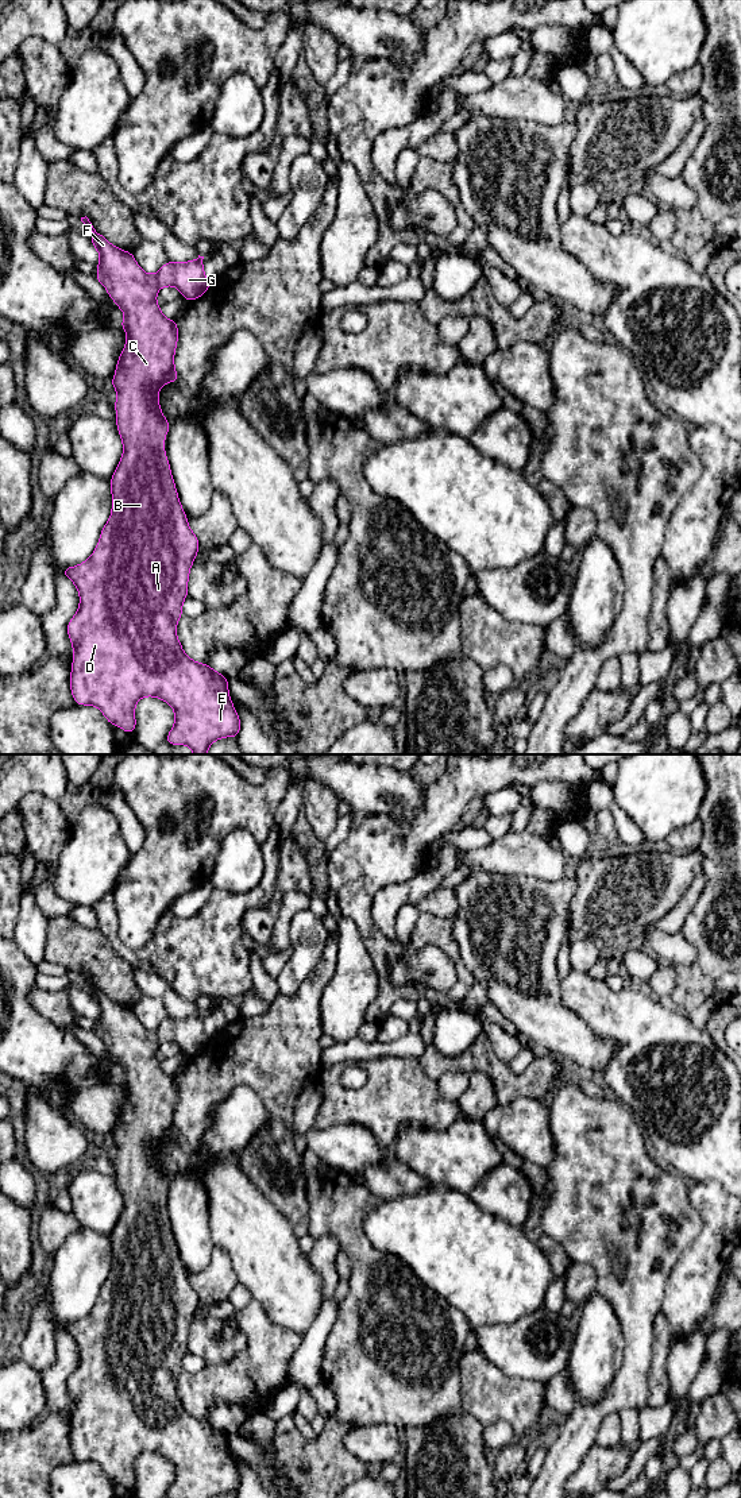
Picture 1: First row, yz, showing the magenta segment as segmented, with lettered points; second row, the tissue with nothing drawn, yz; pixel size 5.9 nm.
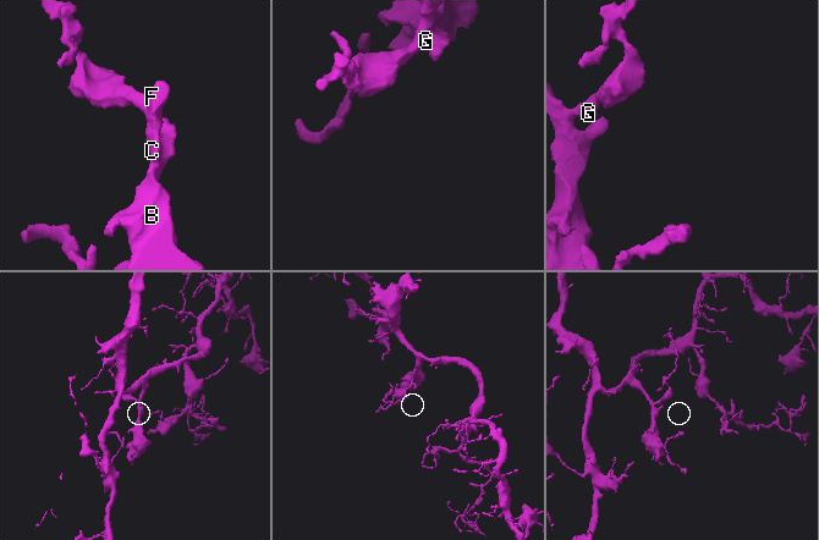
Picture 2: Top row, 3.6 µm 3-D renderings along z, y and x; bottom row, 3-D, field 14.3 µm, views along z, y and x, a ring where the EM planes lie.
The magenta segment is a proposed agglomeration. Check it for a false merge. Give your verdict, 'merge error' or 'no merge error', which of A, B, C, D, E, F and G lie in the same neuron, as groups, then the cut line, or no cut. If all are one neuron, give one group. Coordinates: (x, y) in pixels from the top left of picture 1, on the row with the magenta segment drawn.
no merge error; A B C D E F G; no cut

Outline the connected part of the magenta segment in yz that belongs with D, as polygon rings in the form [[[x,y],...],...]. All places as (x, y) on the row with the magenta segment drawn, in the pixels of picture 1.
[[[89,219],[81,221],[93,232],[90,243],[100,252],[96,266],[96,279],[103,283],[117,308],[126,313],[119,323],[127,333],[127,343],[119,356],[111,386],[117,391],[115,401],[116,425],[123,441],[123,456],[111,478],[112,511],[100,533],[99,544],[88,560],[76,567],[67,567],[61,575],[67,576],[78,588],[80,606],[67,623],[67,634],[73,644],[73,665],[70,690],[73,699],[81,706],[96,706],[111,725],[126,733],[135,733],[135,706],[143,696],[155,696],[174,709],[174,726],[165,742],[188,745],[193,754],[207,754],[216,740],[236,737],[240,731],[240,718],[231,702],[228,679],[213,671],[208,664],[196,663],[182,650],[177,637],[177,622],[182,615],[182,603],[188,597],[190,567],[200,549],[197,536],[188,525],[188,517],[180,503],[170,463],[165,455],[165,436],[170,424],[162,414],[158,394],[167,382],[178,382],[174,368],[174,352],[178,343],[178,324],[166,318],[157,304],[157,293],[163,286],[175,286],[185,300],[201,297],[212,283],[205,278],[202,259],[173,263],[166,262],[158,274],[144,273],[132,252],[112,246],[99,233]]]

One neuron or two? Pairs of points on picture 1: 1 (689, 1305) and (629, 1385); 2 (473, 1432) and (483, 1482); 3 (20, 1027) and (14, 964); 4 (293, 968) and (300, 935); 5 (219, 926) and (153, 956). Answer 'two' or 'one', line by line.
1: two
2: one
3: one
4: one
5: one

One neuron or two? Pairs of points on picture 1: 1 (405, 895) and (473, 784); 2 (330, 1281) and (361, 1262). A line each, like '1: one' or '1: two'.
1: two
2: two

